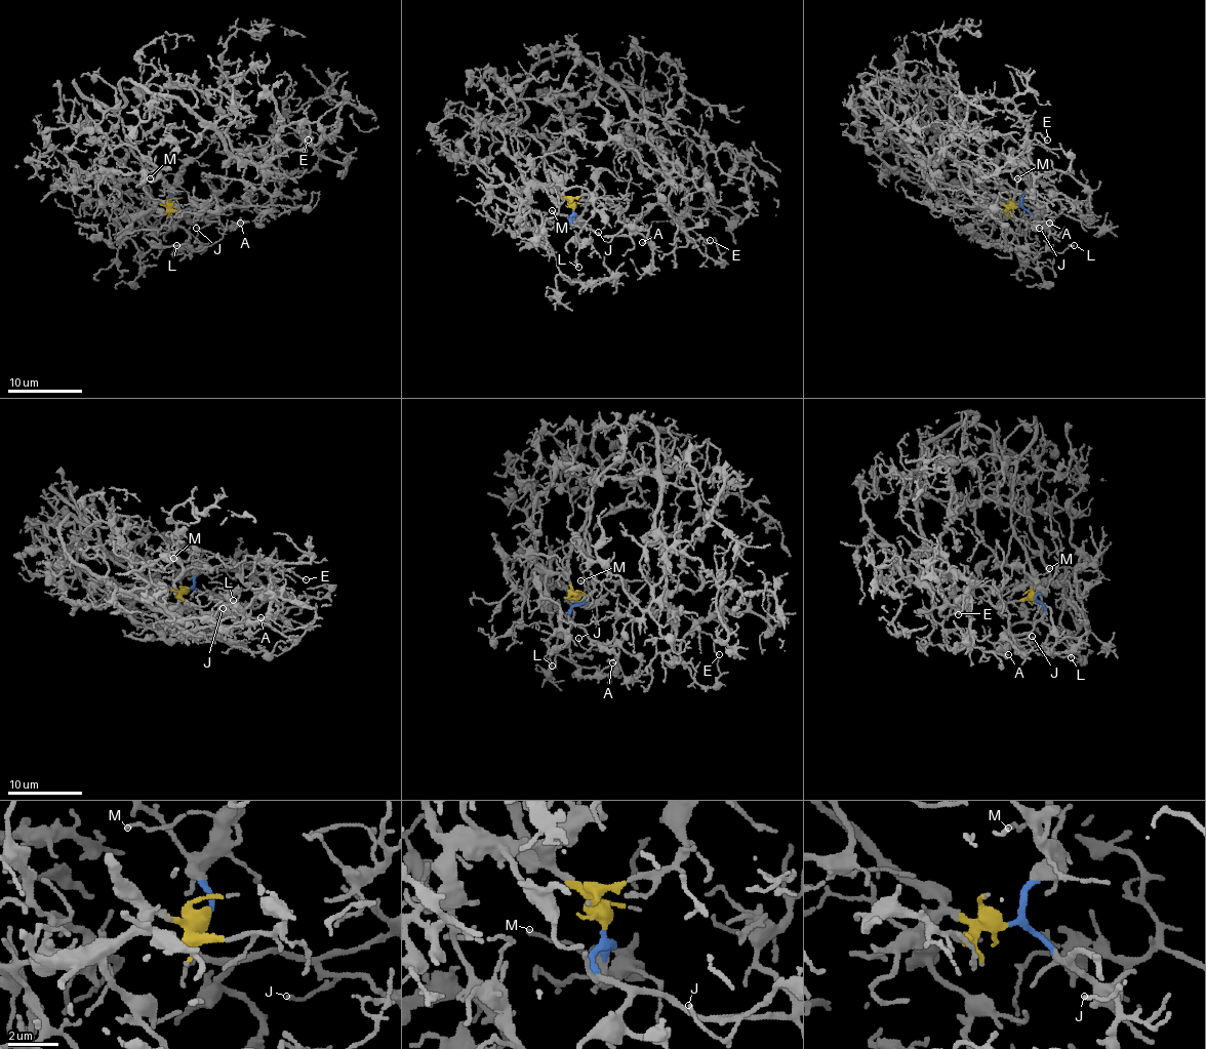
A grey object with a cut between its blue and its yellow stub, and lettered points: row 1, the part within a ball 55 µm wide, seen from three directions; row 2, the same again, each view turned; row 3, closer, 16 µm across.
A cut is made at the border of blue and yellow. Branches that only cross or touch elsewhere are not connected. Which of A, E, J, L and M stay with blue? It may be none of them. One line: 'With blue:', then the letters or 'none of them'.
With blue: A, J, L, M

